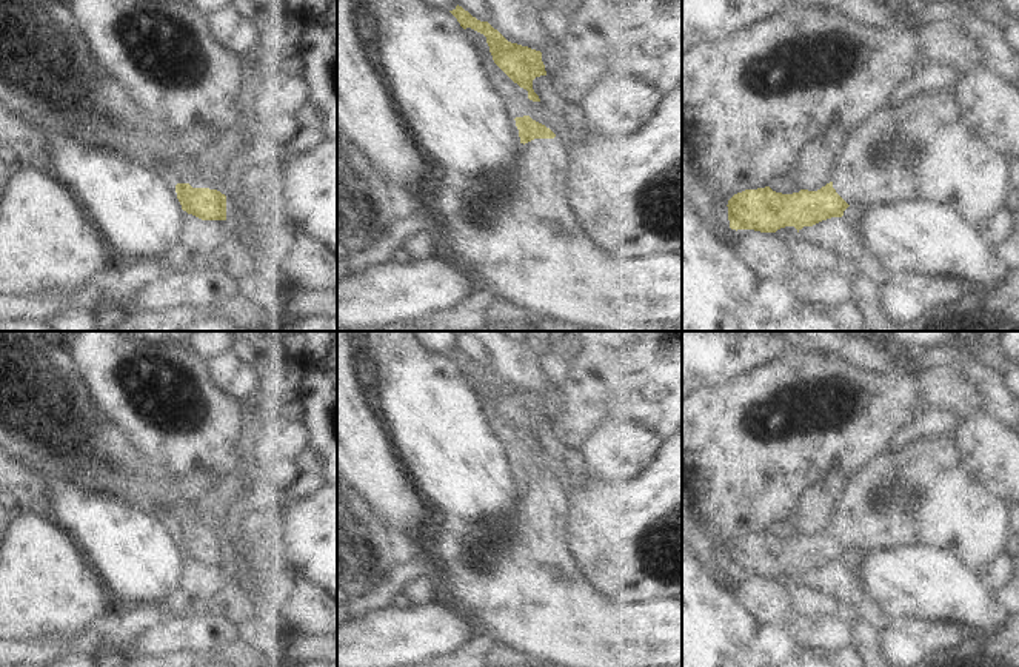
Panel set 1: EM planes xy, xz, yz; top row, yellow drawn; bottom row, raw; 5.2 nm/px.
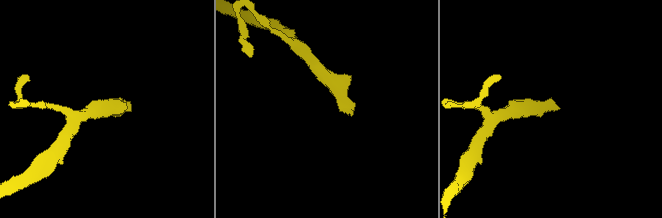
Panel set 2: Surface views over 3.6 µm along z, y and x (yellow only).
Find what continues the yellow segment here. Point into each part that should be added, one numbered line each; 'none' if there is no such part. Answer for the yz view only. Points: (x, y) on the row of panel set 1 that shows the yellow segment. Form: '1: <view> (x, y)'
1: yz (921, 151)

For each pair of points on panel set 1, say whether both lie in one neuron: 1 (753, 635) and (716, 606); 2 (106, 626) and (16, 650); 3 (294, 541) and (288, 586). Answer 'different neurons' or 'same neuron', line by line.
1: same neuron
2: same neuron
3: different neurons

